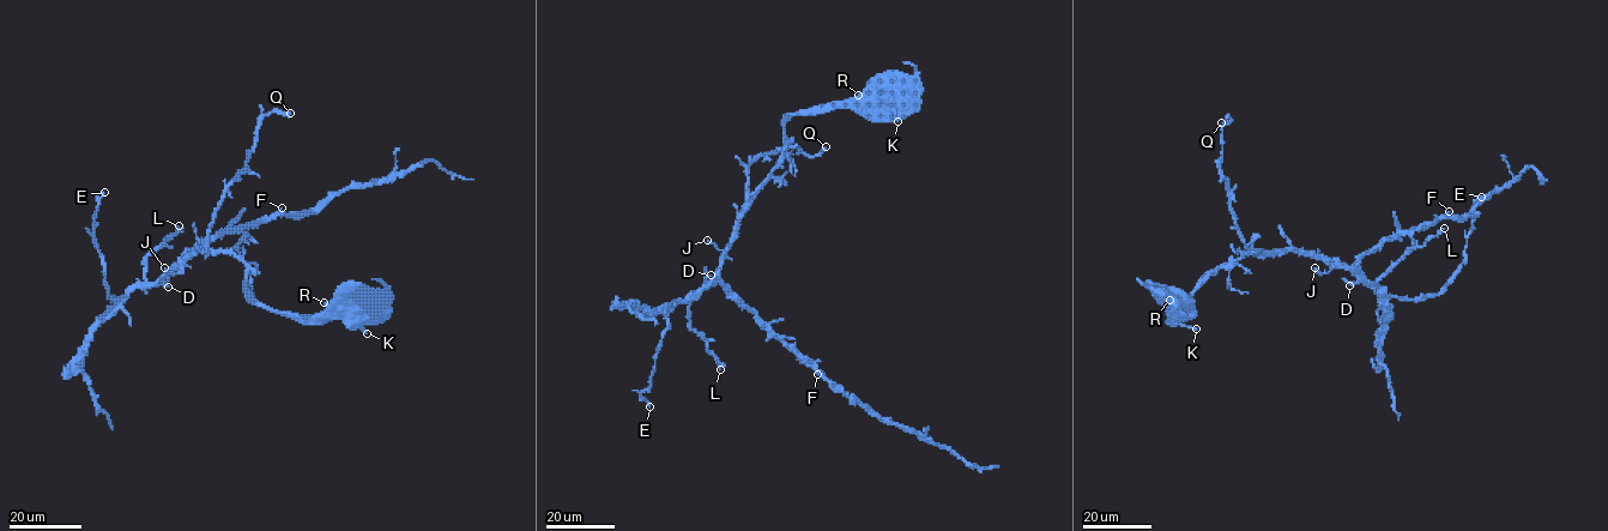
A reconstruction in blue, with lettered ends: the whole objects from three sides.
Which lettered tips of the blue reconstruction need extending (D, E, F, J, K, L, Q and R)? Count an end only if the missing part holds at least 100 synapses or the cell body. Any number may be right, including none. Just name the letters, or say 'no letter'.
no letter

